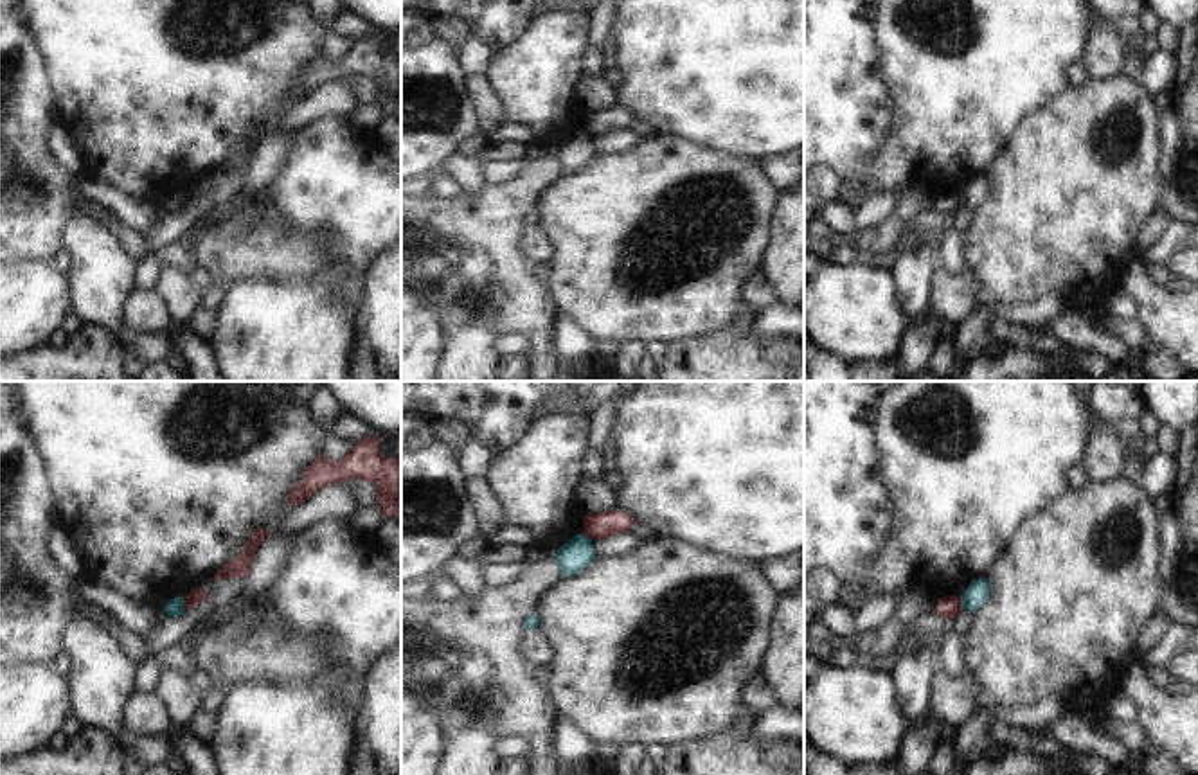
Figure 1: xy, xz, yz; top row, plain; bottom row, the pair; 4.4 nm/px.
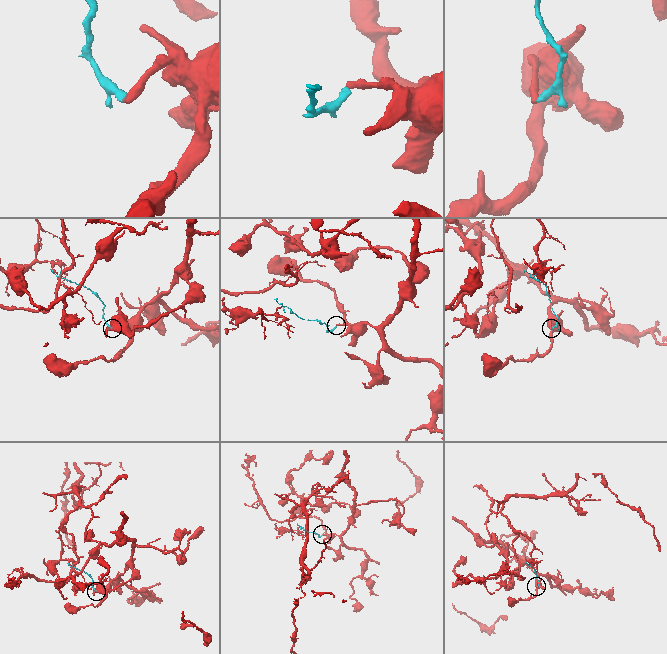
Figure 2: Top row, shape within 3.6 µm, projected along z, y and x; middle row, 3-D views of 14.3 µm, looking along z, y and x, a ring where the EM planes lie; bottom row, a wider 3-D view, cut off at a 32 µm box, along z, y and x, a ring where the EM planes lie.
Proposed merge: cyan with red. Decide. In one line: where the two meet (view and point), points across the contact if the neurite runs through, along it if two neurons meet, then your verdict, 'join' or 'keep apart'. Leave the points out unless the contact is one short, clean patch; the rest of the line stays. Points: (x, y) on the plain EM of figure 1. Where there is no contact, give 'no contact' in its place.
contact xy (182, 202); border xy (182, 195), (184, 207); keep apart

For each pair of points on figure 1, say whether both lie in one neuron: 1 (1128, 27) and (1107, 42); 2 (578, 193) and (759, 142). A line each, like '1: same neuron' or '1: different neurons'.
1: different neurons
2: different neurons

